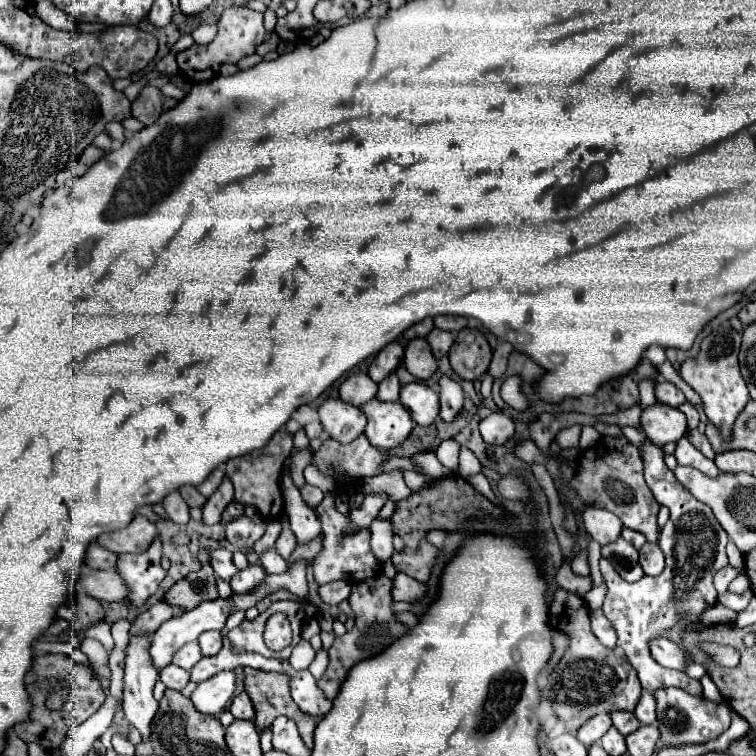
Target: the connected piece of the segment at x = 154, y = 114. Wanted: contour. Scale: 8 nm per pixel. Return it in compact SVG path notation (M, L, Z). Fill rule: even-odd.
M147 85L141 91L139 99L131 105L131 115L135 119L139 119L143 125L153 125L163 111L167 111L167 109L171 109L175 105L177 105L175 99L165 97L157 87Z

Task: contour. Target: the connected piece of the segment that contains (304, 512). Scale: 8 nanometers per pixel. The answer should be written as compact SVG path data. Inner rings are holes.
M287 469L283 471L281 487L283 487L283 499L285 499L285 513L291 521L291 529L297 537L297 545L305 545L305 543L321 537L323 535L321 519L319 519L317 511L303 501L301 493L293 485Z

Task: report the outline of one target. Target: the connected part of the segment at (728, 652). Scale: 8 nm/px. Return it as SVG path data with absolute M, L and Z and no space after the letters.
M705 641L705 643L701 643L699 649L721 667L735 667L739 663L739 659L741 659L741 653L737 649L725 647L721 643L707 643Z

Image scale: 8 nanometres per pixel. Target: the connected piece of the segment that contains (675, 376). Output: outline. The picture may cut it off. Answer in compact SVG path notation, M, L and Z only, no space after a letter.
M665 361L663 365L657 365L655 369L659 371L659 375L661 375L663 379L667 379L667 381L675 383L675 385L677 385L677 387L687 395L687 397L697 397L697 393L695 393L695 391L693 391L693 389L691 389L691 387L689 387L681 377L679 377L679 373L673 369L673 365L671 365L669 361Z

